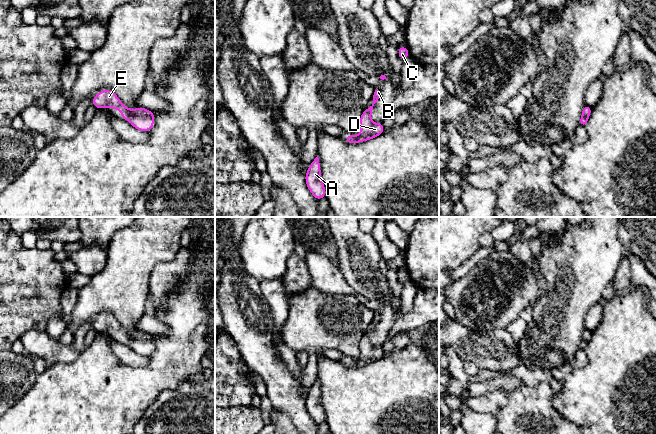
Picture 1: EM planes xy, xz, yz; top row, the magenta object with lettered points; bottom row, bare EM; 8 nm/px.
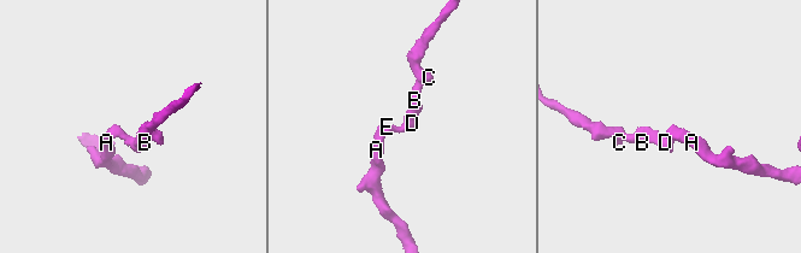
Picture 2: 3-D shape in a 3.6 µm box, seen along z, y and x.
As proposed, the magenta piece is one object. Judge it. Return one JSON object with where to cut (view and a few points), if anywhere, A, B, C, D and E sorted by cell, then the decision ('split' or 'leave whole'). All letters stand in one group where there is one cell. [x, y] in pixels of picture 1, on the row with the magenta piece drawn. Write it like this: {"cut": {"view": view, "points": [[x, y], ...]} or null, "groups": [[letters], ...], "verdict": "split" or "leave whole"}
{"cut": null, "groups": [["A", "B", "C", "D", "E"]], "verdict": "leave whole"}

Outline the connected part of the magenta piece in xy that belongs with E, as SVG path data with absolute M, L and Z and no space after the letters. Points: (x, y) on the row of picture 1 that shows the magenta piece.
M101 90L92 99L92 104L97 109L113 108L122 112L121 117L139 131L151 131L154 126L154 112L138 107L137 109L127 108L111 90Z

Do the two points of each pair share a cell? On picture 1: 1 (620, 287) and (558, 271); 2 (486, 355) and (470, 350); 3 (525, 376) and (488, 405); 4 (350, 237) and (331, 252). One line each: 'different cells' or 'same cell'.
1: different cells
2: same cell
3: different cells
4: different cells

